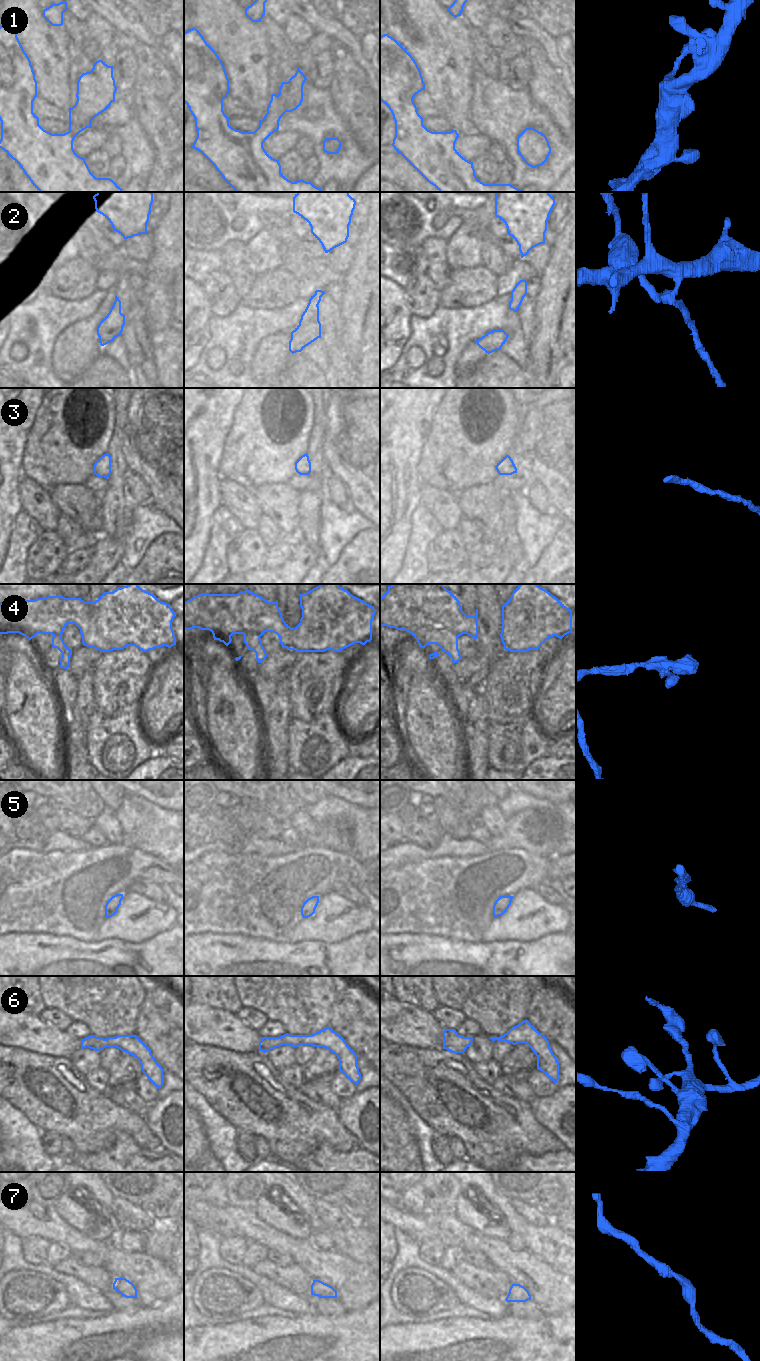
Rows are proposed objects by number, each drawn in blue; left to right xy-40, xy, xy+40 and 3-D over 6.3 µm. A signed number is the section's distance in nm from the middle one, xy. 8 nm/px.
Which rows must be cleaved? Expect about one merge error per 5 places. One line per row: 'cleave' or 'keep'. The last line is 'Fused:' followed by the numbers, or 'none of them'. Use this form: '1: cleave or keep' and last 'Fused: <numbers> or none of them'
1: keep
2: cleave
3: keep
4: keep
5: keep
6: keep
7: keep
Fused: 2

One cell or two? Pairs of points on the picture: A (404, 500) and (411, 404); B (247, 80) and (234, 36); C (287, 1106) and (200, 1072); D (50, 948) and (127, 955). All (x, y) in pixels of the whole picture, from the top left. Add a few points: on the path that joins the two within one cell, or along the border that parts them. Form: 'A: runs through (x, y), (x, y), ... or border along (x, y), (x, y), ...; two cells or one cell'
A: runs through (404, 476), (404, 428); one cell
B: runs through (246, 69), (246, 54), (243, 47); one cell
C: runs through (265, 1105), (250, 1105), (246, 1107), (222, 1085); one cell
D: runs through (69, 955), (108, 955); one cell

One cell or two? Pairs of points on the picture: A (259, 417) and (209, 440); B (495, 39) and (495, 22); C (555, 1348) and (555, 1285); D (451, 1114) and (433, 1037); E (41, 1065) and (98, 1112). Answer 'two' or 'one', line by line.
A: two
B: one
C: two
D: two
E: one

